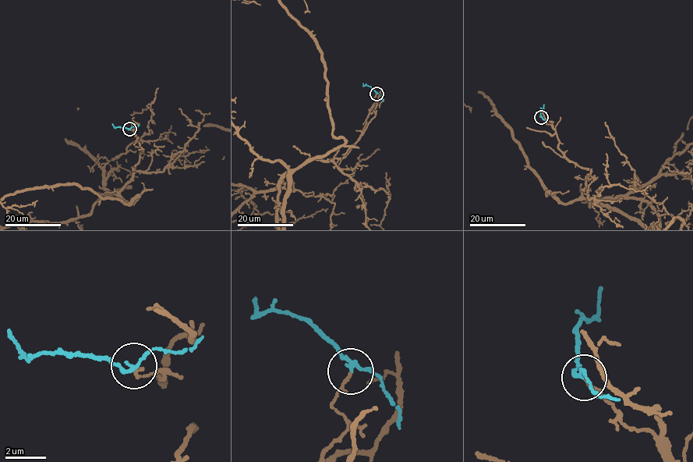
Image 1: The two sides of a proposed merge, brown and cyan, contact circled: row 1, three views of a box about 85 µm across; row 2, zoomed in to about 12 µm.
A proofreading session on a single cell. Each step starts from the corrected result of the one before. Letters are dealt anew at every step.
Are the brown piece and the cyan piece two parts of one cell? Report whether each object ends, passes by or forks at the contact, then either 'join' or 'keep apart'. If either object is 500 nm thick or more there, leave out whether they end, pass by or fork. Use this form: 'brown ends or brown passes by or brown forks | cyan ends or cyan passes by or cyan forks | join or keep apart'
brown ends | cyan passes by | keep apart

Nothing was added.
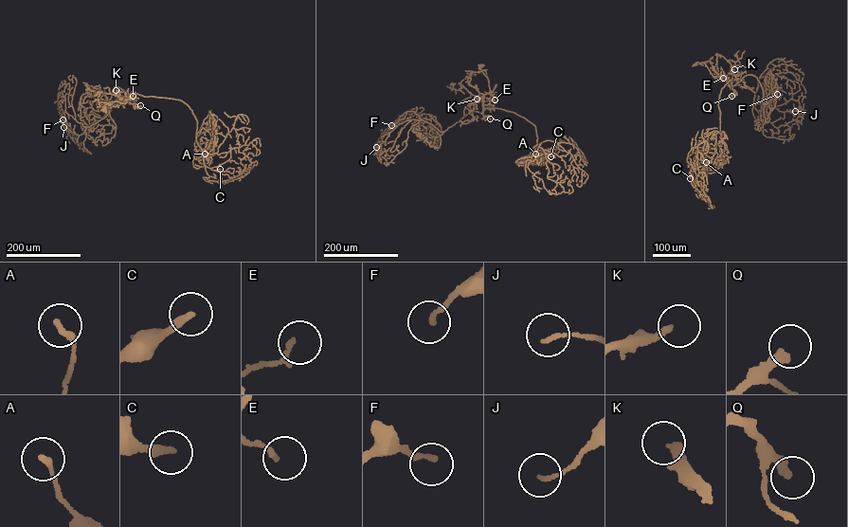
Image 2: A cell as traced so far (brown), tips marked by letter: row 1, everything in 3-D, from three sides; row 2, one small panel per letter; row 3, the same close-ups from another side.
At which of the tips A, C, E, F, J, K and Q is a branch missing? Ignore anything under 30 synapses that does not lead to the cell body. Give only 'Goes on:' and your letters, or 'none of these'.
Goes on: C, K, Q

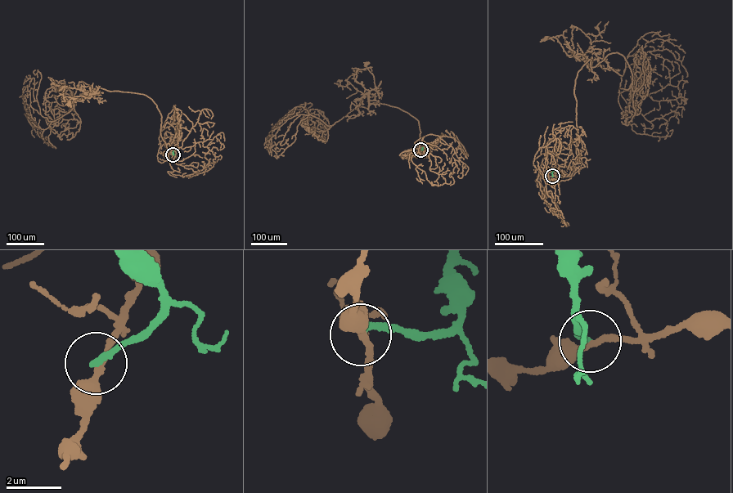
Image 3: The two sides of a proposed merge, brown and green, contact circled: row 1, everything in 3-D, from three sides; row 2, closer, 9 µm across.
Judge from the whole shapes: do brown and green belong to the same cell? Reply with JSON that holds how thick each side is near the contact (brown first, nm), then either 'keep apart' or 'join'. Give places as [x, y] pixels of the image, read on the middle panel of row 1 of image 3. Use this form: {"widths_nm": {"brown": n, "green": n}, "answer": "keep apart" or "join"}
{"widths_nm": {"brown": 260, "green": 260}, "answer": "keep apart"}

